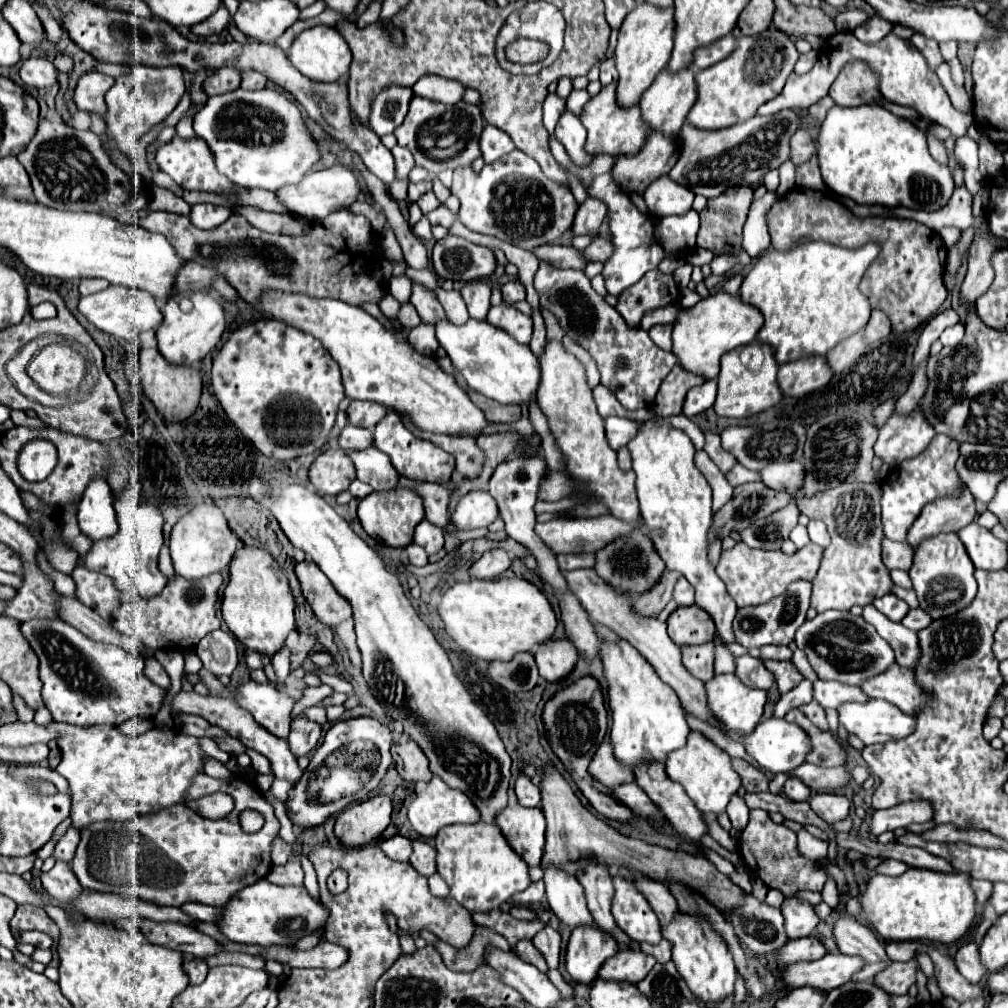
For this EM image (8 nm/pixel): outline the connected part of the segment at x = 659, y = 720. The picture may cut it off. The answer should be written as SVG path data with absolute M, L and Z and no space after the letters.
M600 642L600 656L604 664L604 678L608 682L608 704L612 710L610 738L614 744L614 756L628 766L636 766L644 760L664 762L668 752L686 746L688 724L678 696L666 686L656 670L626 642Z

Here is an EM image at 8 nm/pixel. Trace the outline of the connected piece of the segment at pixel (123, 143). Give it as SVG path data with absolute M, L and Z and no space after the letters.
M134 64L130 74L116 78L114 86L106 92L106 138L104 150L118 150L126 154L128 158L134 158L134 148L138 146L138 140L150 132L156 124L164 122L166 116L178 106L184 94L184 78L182 70L178 66L164 66L164 68L152 68L144 64Z

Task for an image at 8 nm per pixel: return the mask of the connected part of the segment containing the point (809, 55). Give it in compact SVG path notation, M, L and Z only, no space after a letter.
M810 50L810 52L806 52L806 54L800 54L794 72L798 72L798 74L808 72L808 70L816 64L816 60L818 60L818 52L816 52L816 50Z

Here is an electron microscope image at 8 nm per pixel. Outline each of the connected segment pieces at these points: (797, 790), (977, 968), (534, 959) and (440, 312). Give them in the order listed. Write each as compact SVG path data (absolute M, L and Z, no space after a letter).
M788 778L786 784L784 784L784 790L786 790L786 794L788 794L792 800L796 800L796 802L808 800L810 794L812 794L812 790L806 788L806 784L804 784L800 778Z
M976 942L964 944L964 946L956 952L954 962L956 962L958 972L960 972L970 984L978 984L980 978L986 974L986 970L982 970L982 962L980 962L980 954L978 954L978 944L976 944Z
M520 940L518 944L516 944L516 952L518 952L518 956L524 960L524 962L528 962L528 964L534 964L538 970L542 970L544 974L548 972L548 966L546 966L546 960L542 958L542 954L534 948L534 944L530 942L530 940Z
M414 282L414 290L412 290L410 302L416 306L416 310L418 310L418 314L420 314L424 324L432 324L434 326L442 318L446 318L444 308L436 300L436 296L430 290L426 290L426 286L422 286L418 282Z

